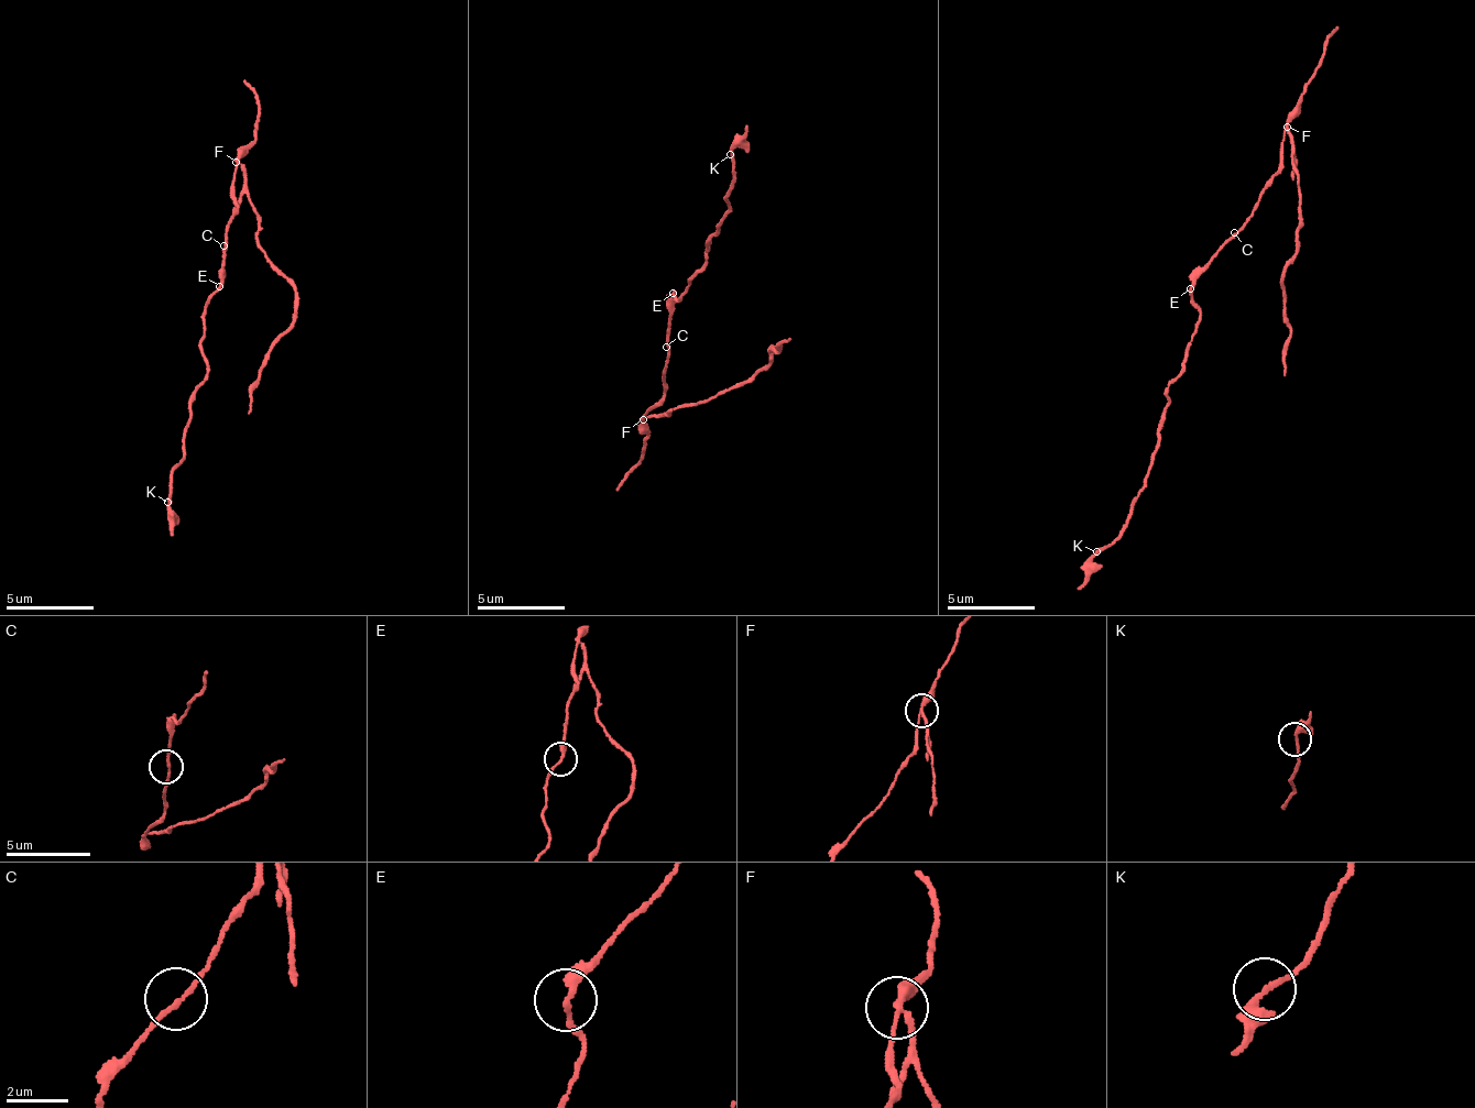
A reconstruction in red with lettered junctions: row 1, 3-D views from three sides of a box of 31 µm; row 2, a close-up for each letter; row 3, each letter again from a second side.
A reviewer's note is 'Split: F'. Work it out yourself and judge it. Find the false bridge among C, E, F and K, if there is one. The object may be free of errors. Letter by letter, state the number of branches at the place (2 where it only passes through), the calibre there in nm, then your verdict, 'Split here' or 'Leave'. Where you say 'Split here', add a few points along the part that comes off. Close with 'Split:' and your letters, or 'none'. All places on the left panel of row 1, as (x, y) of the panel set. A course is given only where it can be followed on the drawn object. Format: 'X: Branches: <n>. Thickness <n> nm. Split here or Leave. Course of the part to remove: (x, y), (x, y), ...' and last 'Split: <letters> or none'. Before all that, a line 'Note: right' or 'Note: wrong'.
Note: right
C: Branches: 2. Thickness 150 nm. Leave
E: Branches: 2. Thickness 200 nm. Leave
F: Branches: 3. Thickness 200 nm. Split here. Course of the part to remove: (237, 163), (258, 220), (255, 247), (293, 283), (291, 329), (257, 376), (249, 413)
K: Branches: 2. Thickness 200 nm. Leave
Split: F

